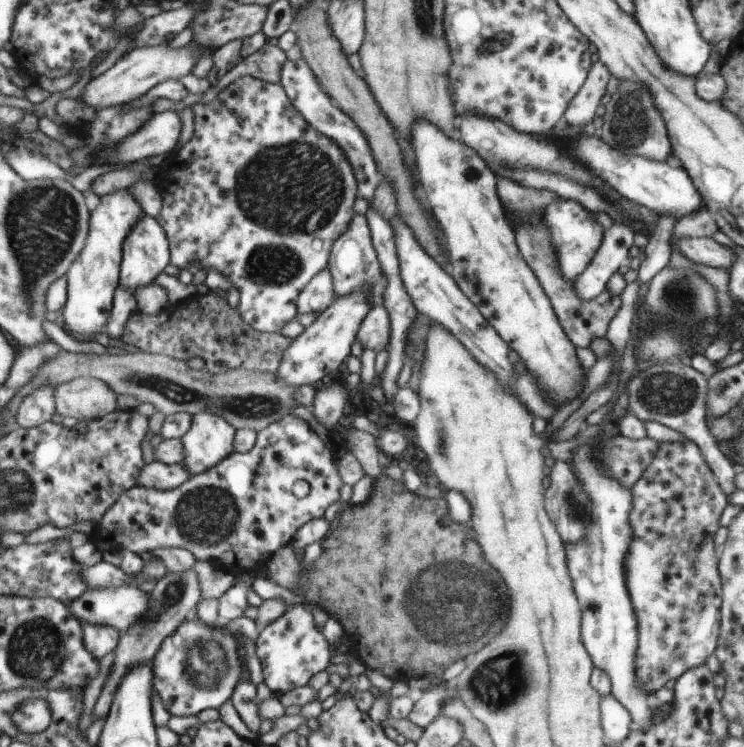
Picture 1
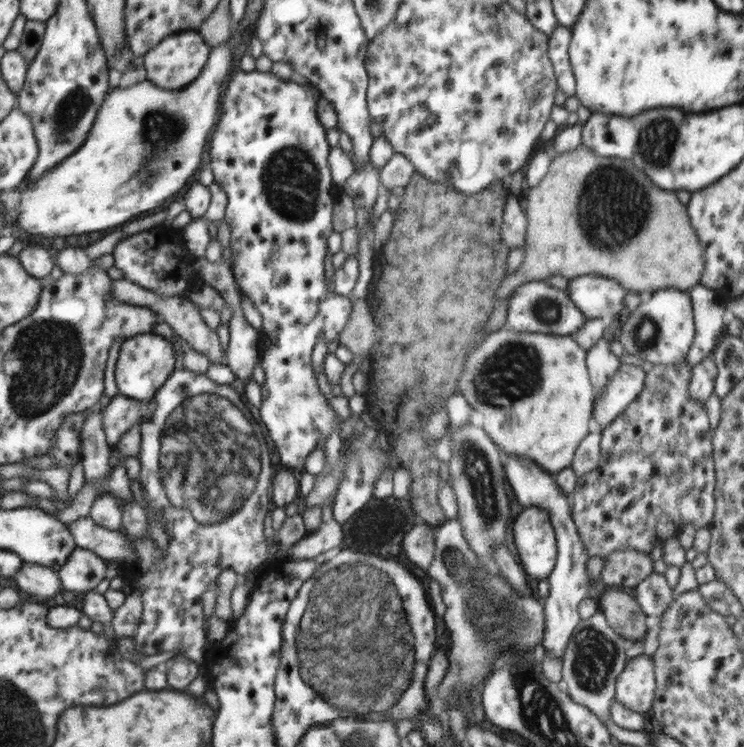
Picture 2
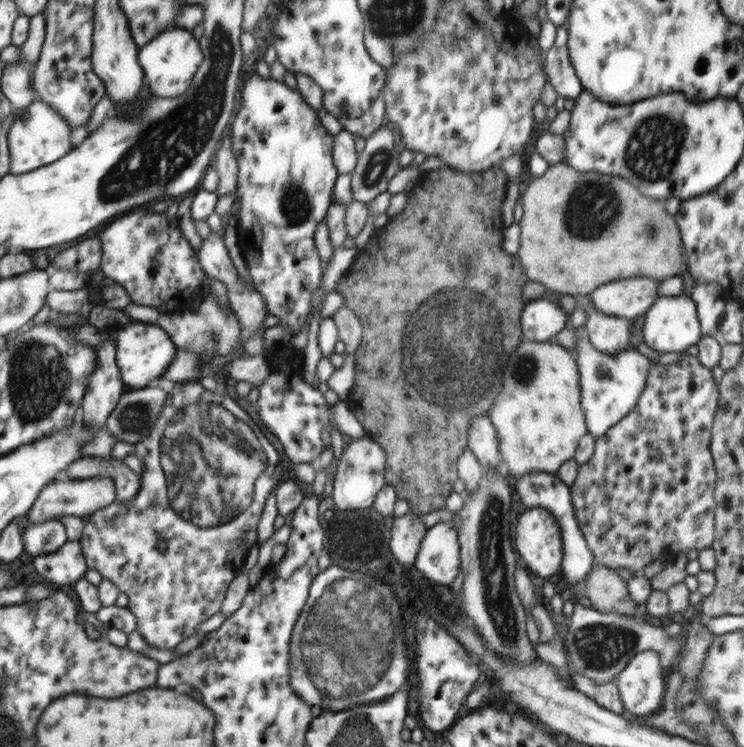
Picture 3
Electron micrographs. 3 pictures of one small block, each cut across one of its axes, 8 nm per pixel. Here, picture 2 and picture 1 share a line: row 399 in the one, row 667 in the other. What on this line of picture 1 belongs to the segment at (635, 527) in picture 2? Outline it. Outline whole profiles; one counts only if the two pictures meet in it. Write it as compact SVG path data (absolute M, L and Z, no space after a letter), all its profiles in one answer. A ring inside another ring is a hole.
M684 439L683 442L661 442L656 446L655 454L648 465L644 467L641 476L632 484L633 498L637 498L637 510L633 510L633 530L637 530L637 546L633 546L633 554L629 554L629 590L633 590L633 602L637 602L637 614L641 614L641 658L637 658L637 666L641 666L641 682L649 686L649 692L645 694L653 695L655 690L659 690L665 682L676 680L689 669L705 664L705 658L714 652L715 642L719 636L719 602L721 602L721 582L717 574L717 560L713 554L713 544L711 536L719 528L719 516L721 510L727 506L725 496L715 484L715 476L711 476L711 468L705 462L695 442Z

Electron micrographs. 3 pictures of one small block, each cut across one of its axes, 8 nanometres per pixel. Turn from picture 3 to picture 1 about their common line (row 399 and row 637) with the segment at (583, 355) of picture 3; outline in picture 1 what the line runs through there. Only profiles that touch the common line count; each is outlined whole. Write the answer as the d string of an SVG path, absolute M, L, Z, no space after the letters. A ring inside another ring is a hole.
M587 443L575 447L571 453L575 480L591 502L591 524L585 528L585 538L577 544L564 544L568 573L580 602L580 638L591 656L592 665L609 678L610 694L627 710L633 723L647 729L653 724L651 714L657 703L651 695L643 692L635 678L633 658L637 646L637 622L625 588L623 570L631 542L632 526L629 526L628 519L631 512L630 489L599 472L593 456L589 458Z

